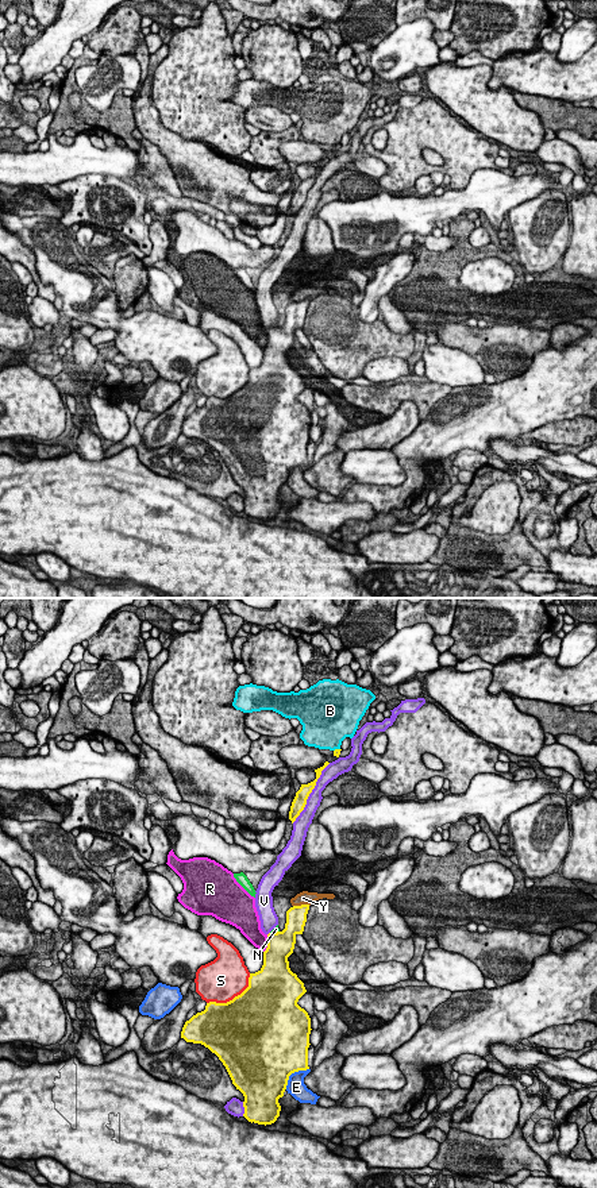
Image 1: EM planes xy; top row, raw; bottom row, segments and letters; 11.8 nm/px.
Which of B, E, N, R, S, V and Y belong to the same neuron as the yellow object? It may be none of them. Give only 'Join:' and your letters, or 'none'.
Join: none

